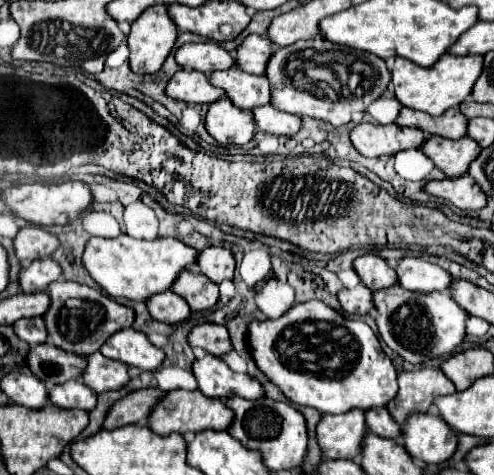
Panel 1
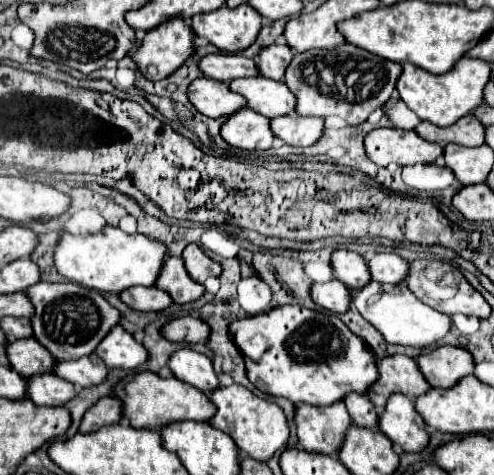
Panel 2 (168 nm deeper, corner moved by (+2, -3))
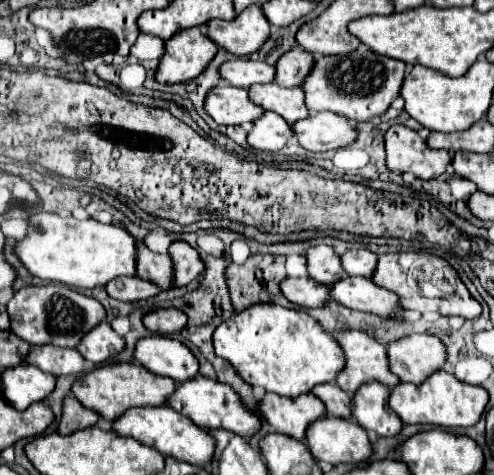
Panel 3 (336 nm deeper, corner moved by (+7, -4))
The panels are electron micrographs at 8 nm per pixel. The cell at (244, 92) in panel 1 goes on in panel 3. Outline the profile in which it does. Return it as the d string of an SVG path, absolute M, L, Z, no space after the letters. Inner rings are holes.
M254 84L248 88L248 98L262 110L272 110L288 124L306 118L310 112L304 106L304 92L300 88L280 88L278 84Z

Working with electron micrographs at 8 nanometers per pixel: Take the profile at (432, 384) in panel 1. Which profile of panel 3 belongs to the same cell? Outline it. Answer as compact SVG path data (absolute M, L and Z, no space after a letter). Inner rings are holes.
M356 330L336 332L334 338L340 342L340 346L344 346L346 354L346 368L340 372L340 376L336 376L336 384L344 392L354 396L354 392L358 392L358 388L366 382L380 382L388 388L400 384L400 380L388 368L388 352L380 342Z

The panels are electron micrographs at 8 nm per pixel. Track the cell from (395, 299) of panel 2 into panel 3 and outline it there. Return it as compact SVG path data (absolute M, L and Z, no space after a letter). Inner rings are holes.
M346 276L332 286L330 294L332 294L332 300L336 300L338 304L350 310L368 312L392 322L404 320L402 318L404 308L400 306L400 298L394 292L372 284L372 280L368 278Z

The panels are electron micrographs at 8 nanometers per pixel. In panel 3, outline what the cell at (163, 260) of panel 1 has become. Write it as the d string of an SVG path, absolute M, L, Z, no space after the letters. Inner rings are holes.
M48 212L32 214L28 236L18 242L16 254L38 278L72 288L106 286L118 276L136 276L136 238L120 226L102 224L94 218L76 220Z

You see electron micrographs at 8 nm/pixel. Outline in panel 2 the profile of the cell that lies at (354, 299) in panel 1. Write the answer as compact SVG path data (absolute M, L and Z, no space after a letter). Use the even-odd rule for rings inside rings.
M331 279L327 283L311 285L311 299L319 307L335 311L335 313L345 313L351 305L349 289L343 283L339 283L337 279Z

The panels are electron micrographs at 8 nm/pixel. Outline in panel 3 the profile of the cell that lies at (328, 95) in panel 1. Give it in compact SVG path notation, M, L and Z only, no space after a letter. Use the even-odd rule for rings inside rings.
M360 44L346 56L320 56L314 60L310 74L304 78L300 88L306 94L306 108L310 112L334 112L354 122L364 122L386 112L392 100L398 96L404 80L406 64L394 58L380 56L368 46Z

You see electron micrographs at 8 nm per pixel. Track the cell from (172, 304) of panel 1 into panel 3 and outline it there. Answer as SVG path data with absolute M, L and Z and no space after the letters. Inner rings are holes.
M120 276L112 280L112 284L108 284L106 290L108 290L108 296L112 296L114 300L122 300L122 302L148 300L160 294L160 288L156 288L156 284L148 284L146 280L140 280L138 276L134 278Z

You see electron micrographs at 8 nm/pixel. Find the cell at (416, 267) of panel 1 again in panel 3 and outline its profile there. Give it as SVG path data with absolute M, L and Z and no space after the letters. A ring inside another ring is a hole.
M358 248L358 250L348 250L342 254L342 264L348 276L362 276L362 278L372 278L376 272L378 256L370 252L368 248Z

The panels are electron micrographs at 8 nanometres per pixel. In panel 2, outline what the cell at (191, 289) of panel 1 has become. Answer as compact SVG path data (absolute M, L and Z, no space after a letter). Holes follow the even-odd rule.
M167 257L155 287L167 291L175 303L191 303L205 293L201 283L193 283L181 257Z

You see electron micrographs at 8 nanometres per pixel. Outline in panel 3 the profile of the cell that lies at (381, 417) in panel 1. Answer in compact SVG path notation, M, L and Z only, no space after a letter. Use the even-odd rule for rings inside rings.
M334 382L332 384L320 384L312 388L312 394L316 394L324 404L326 412L332 418L352 418L352 398L338 388Z

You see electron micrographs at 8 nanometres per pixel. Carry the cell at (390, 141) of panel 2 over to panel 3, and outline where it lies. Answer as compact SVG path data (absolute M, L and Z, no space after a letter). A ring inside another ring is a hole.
M390 126L384 134L386 166L392 172L412 172L422 180L438 178L452 160L448 150L430 150L424 140L406 126Z

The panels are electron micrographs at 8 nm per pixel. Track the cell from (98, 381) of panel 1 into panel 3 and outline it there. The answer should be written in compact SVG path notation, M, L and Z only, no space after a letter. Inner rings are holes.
M32 348L28 364L52 376L76 376L84 372L84 356L70 348Z

